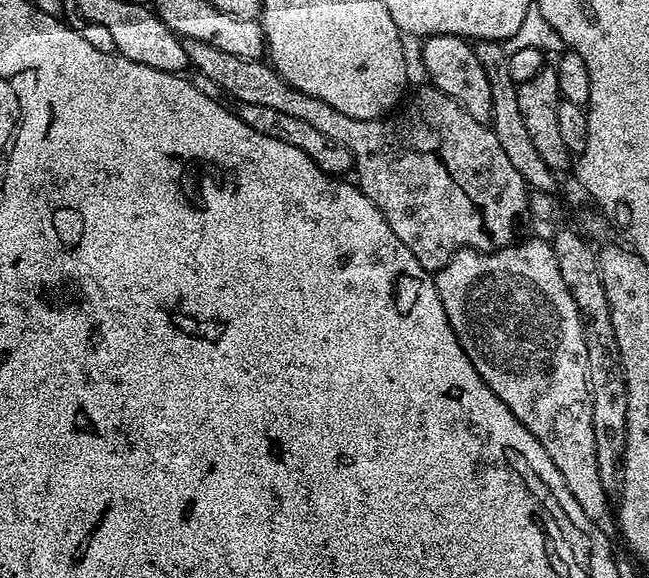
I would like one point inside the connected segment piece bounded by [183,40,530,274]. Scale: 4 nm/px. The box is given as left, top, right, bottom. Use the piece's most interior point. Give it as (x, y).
(440, 178)

